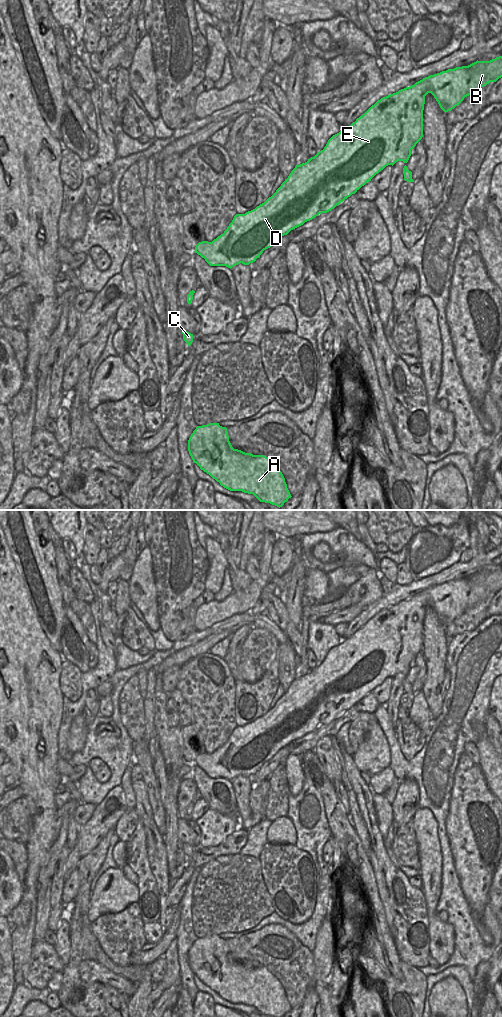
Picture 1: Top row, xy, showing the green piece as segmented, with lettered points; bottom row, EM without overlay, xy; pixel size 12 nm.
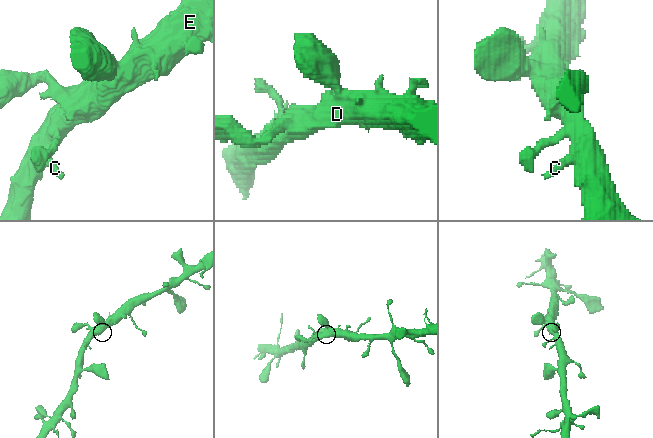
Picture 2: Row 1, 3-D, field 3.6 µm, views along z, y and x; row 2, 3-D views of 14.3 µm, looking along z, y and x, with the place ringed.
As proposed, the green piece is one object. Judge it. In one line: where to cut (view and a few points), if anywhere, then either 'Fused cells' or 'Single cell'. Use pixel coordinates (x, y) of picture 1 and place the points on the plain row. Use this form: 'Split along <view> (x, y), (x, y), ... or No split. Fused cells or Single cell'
No split. Single cell.

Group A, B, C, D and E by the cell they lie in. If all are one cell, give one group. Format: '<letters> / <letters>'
A B C D E

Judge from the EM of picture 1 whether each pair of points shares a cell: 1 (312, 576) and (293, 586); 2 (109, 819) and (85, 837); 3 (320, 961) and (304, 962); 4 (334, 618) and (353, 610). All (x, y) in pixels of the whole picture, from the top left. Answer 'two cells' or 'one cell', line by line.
1: two cells
2: one cell
3: two cells
4: one cell

